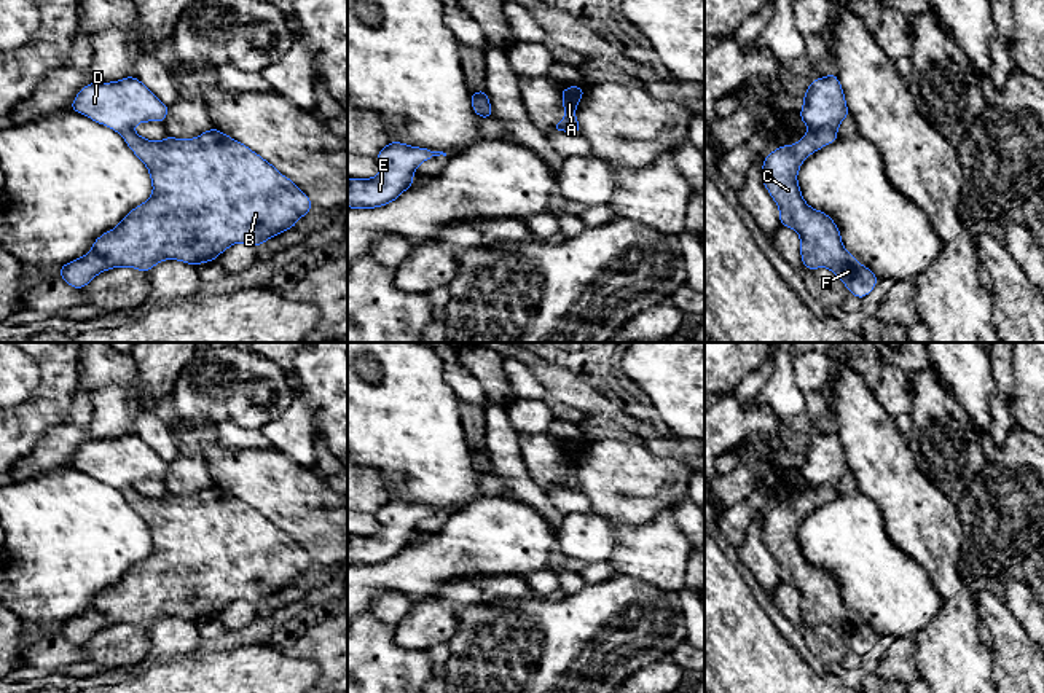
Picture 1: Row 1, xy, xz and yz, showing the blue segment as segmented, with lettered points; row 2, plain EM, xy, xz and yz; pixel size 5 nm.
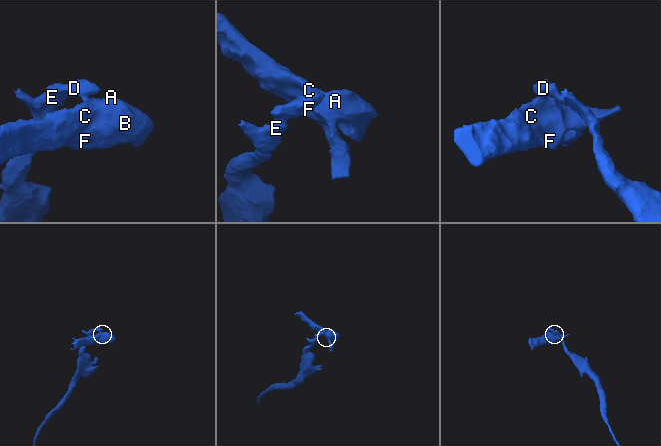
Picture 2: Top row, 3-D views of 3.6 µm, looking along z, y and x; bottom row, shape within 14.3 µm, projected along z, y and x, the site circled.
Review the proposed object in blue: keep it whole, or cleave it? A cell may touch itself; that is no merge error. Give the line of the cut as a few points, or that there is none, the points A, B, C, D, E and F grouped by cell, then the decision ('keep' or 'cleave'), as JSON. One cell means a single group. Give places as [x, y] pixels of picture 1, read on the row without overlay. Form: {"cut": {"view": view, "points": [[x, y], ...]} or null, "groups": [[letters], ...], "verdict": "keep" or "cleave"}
{"cut": {"view": "yz", "points": [[810, 486], [835, 488]]}, "groups": [["A", "B", "C", "F"], ["D", "E"]], "verdict": "cleave"}

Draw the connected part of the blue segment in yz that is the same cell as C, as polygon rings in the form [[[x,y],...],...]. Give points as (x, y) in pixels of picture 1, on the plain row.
[[[810,487],[795,502],[773,507],[763,515],[762,540],[779,566],[781,583],[792,585],[800,593],[803,624],[829,624],[842,636],[851,652],[862,656],[878,640],[878,634],[843,604],[832,574],[810,564],[797,540],[802,519],[837,495],[837,487]]]

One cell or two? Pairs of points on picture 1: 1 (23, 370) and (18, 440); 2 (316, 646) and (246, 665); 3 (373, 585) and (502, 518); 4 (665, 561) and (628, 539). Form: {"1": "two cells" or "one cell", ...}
{"1": "two cells", "2": "two cells", "3": "one cell", "4": "one cell"}

